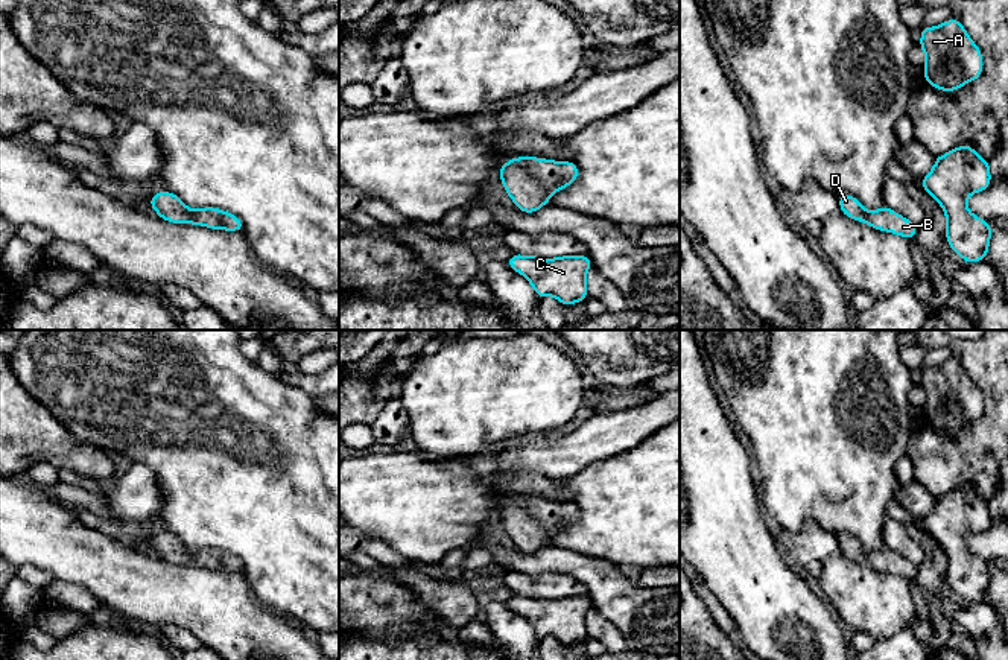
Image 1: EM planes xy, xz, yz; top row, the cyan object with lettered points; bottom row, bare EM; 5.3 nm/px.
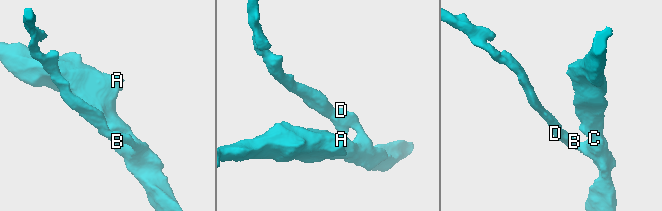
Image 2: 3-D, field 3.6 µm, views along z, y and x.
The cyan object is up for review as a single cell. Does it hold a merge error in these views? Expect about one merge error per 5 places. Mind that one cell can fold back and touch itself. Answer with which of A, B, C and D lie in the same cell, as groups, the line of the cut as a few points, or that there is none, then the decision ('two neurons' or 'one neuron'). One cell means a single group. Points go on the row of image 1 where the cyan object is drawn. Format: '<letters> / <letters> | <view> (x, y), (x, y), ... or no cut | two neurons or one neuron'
A B C D | no cut | one neuron

